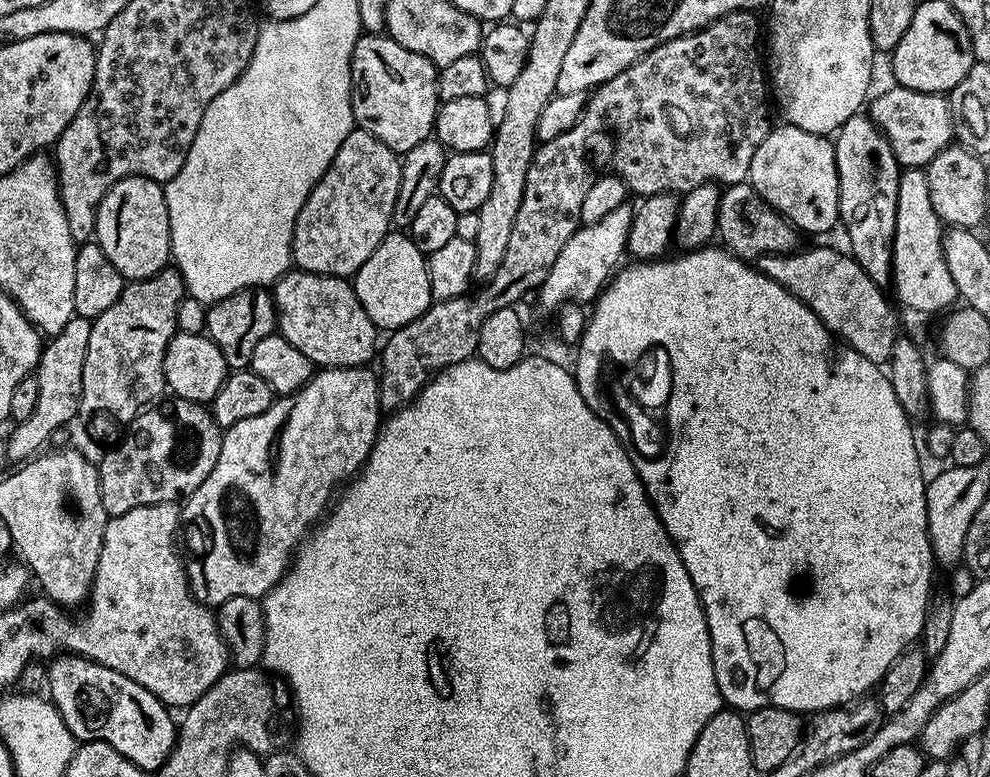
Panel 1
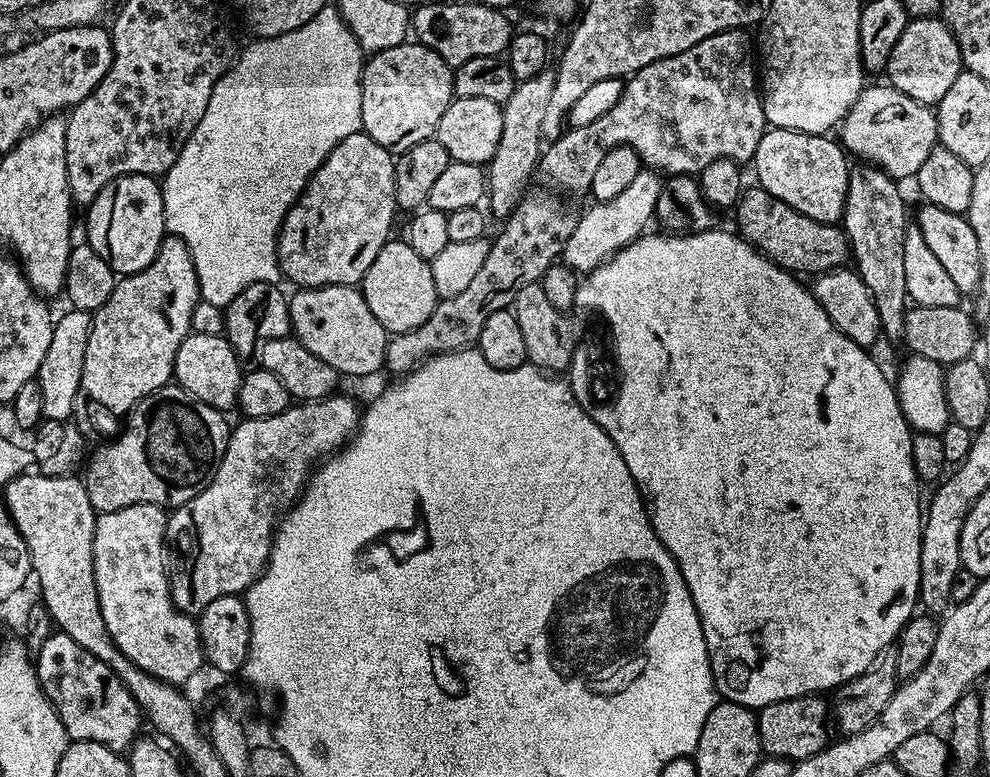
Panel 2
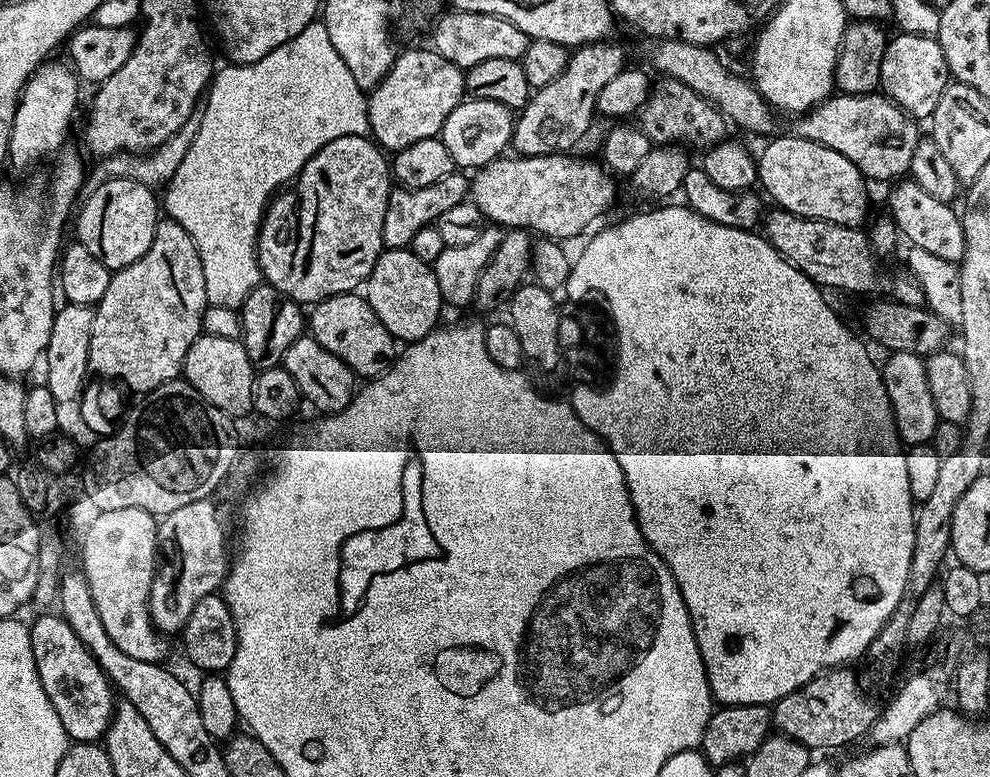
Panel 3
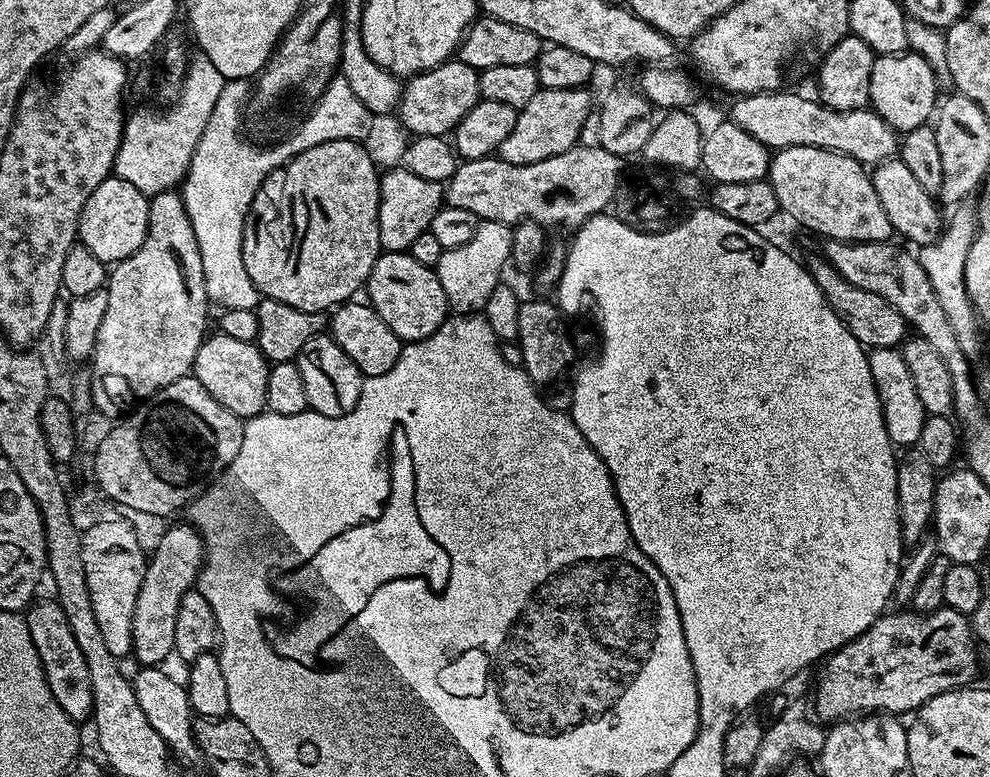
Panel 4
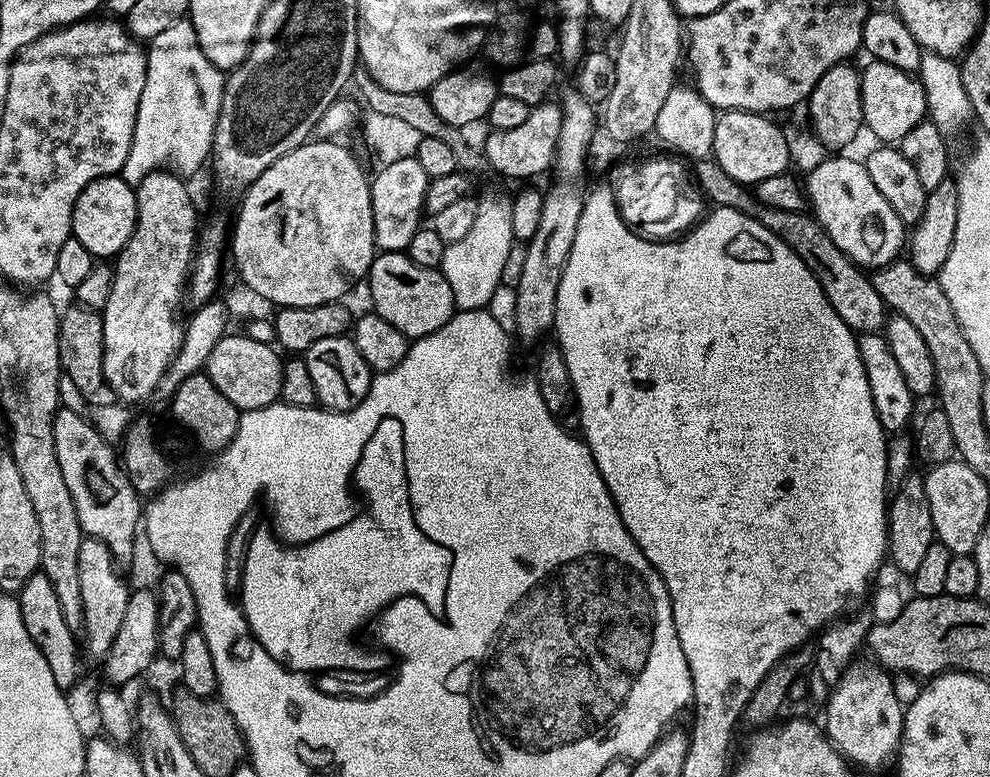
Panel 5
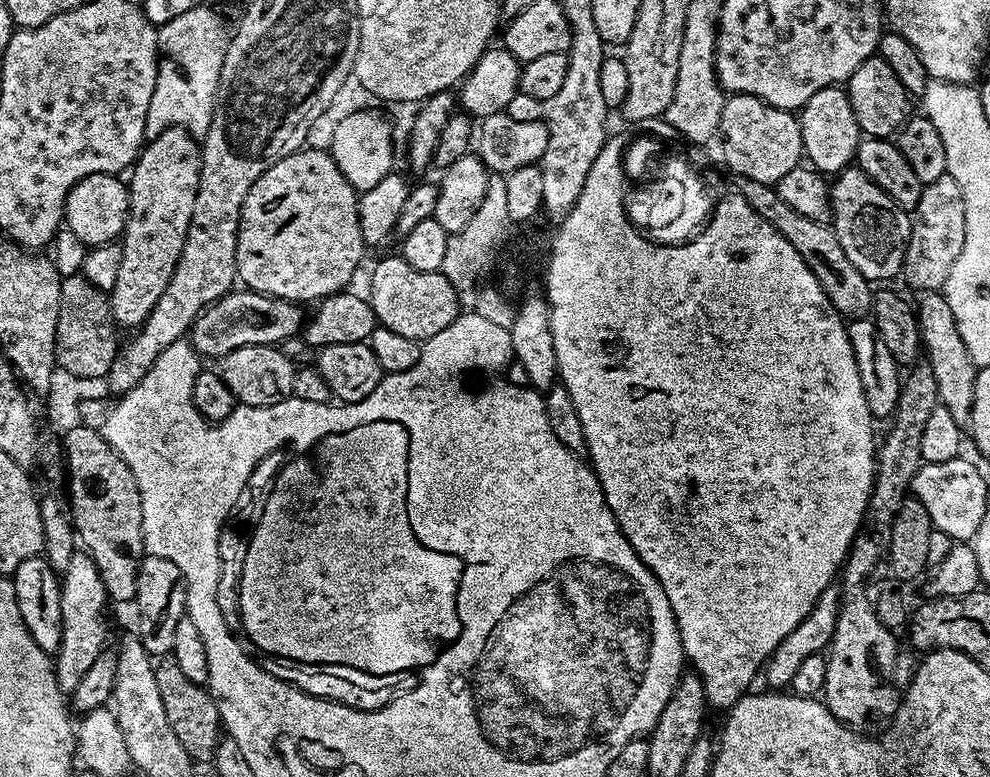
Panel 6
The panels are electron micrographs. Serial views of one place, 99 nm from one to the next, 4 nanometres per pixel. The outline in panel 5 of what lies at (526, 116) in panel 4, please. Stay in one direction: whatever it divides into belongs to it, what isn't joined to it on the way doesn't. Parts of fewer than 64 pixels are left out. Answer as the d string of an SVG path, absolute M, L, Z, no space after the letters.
M552 103L535 105L529 111L526 122L521 122L515 130L492 130L487 133L489 136L482 141L482 149L493 173L509 176L512 180L528 180L553 167L558 134L562 134L564 110L559 103Z

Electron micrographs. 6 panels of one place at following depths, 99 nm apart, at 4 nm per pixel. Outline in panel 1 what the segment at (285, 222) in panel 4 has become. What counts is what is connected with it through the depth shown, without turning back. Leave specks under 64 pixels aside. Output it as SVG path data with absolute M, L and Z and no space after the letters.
M353 130L342 142L336 157L306 198L294 226L292 258L295 267L302 272L317 272L323 276L355 277L366 258L374 254L393 227L394 202L398 198L401 157L390 150L374 134Z

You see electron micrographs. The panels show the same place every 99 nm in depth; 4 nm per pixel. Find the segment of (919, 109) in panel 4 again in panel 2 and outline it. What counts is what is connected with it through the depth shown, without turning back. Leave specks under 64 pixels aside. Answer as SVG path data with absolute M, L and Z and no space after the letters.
M918 16L909 19L902 38L898 38L888 59L886 80L892 87L902 90L902 94L910 94L910 98L918 102L935 106L946 90L954 86L954 78L958 78L960 71L960 47L948 25L936 16Z

